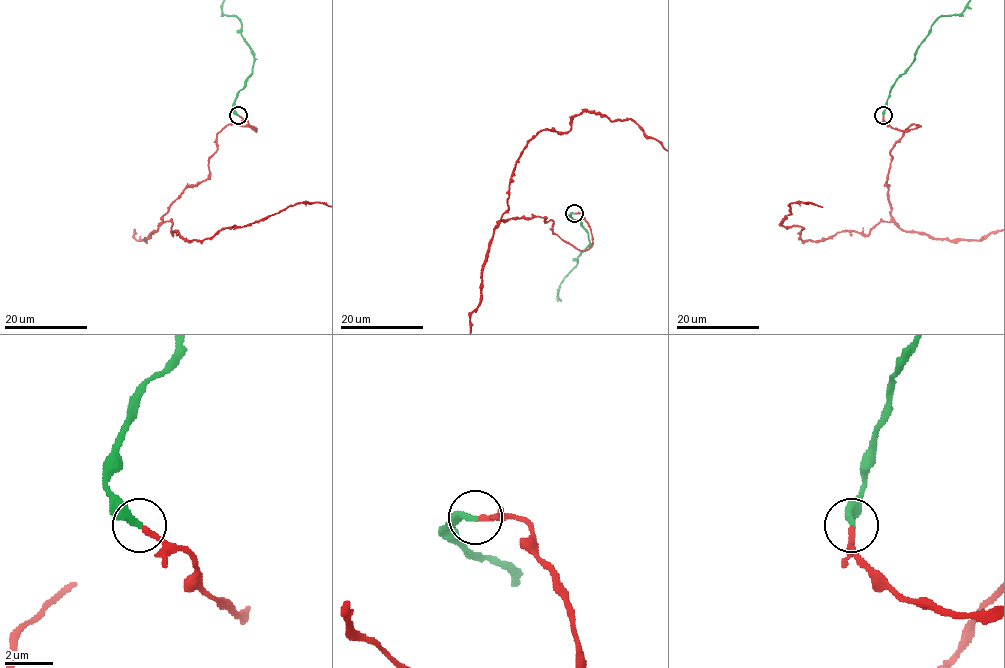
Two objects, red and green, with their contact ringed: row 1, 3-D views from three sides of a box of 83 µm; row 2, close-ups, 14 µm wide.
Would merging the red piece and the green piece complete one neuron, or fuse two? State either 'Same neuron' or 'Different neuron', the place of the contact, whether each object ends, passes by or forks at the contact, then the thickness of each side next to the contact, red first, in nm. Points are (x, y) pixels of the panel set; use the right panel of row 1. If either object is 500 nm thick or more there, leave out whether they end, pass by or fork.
Same neuron. Place: (883, 115). At the ring red ends. At the ring green ends. Thickness 220 nm (red) against 320 nm

